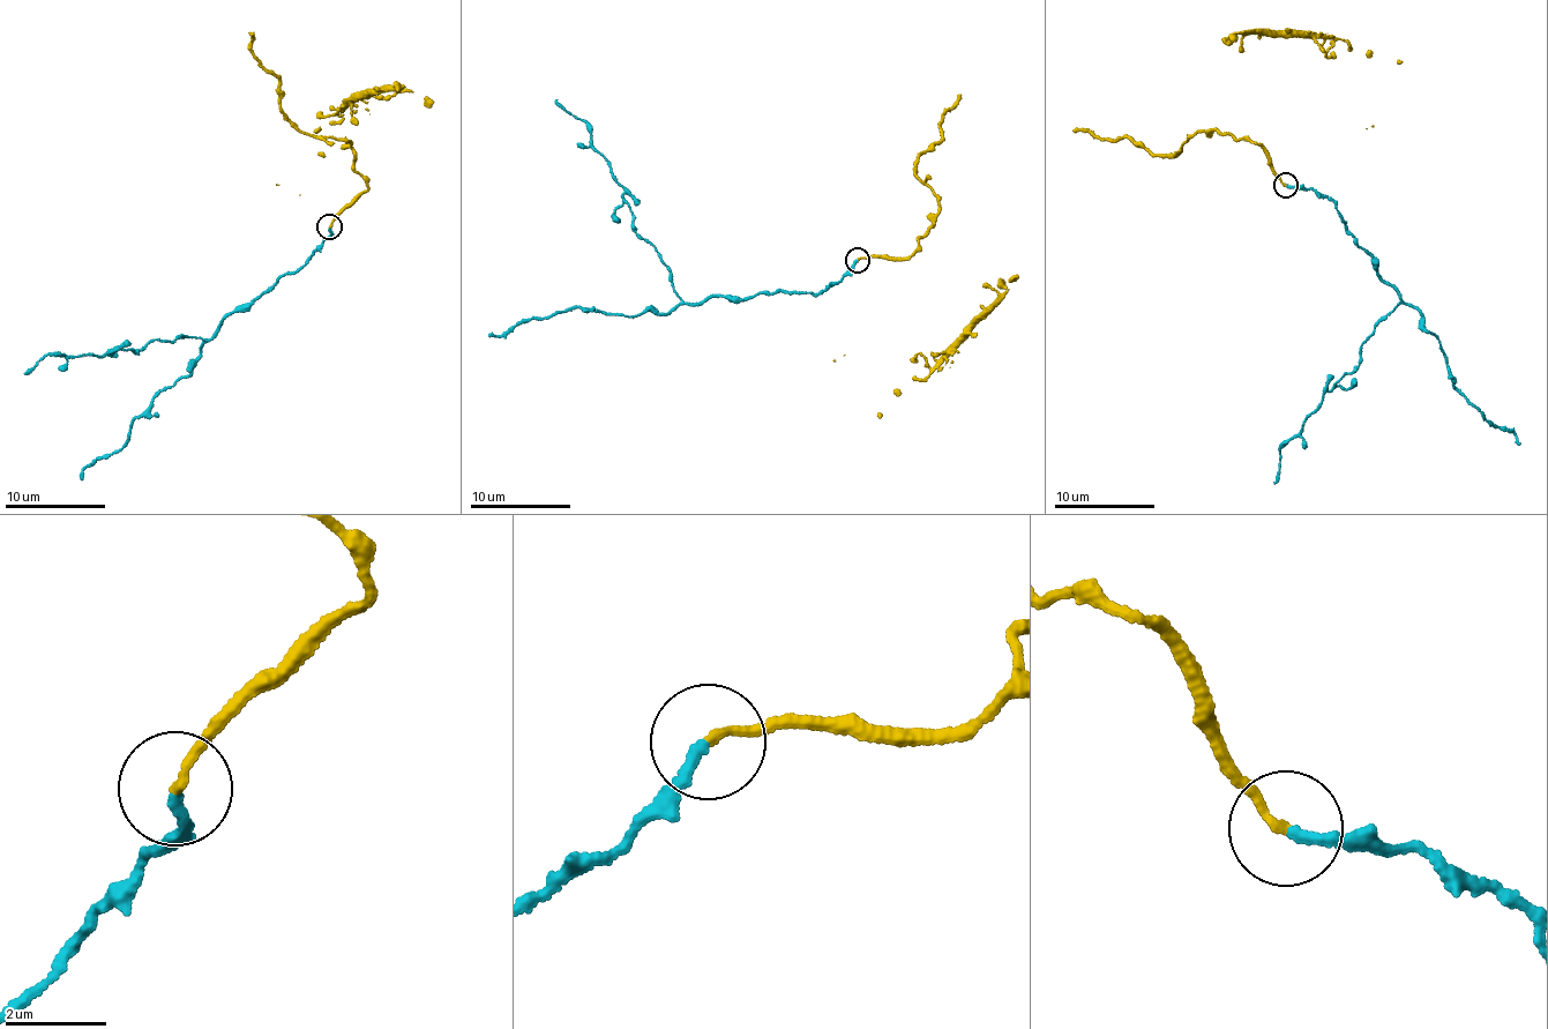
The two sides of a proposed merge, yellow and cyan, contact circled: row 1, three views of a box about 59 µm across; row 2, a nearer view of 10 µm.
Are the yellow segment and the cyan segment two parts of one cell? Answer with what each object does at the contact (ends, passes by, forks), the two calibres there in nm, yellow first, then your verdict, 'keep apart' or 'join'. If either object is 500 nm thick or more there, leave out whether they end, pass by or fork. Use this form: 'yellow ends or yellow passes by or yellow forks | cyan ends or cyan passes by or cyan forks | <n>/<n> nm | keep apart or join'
yellow ends | cyan ends | 180/190 nm | keep apart

